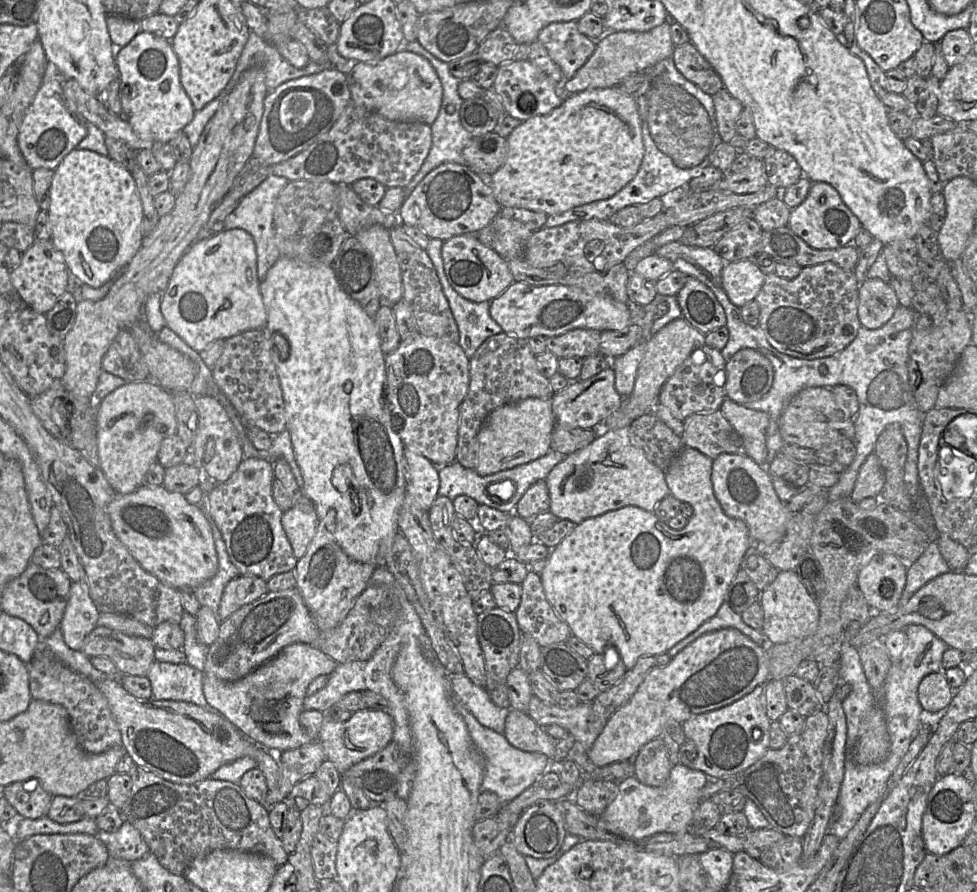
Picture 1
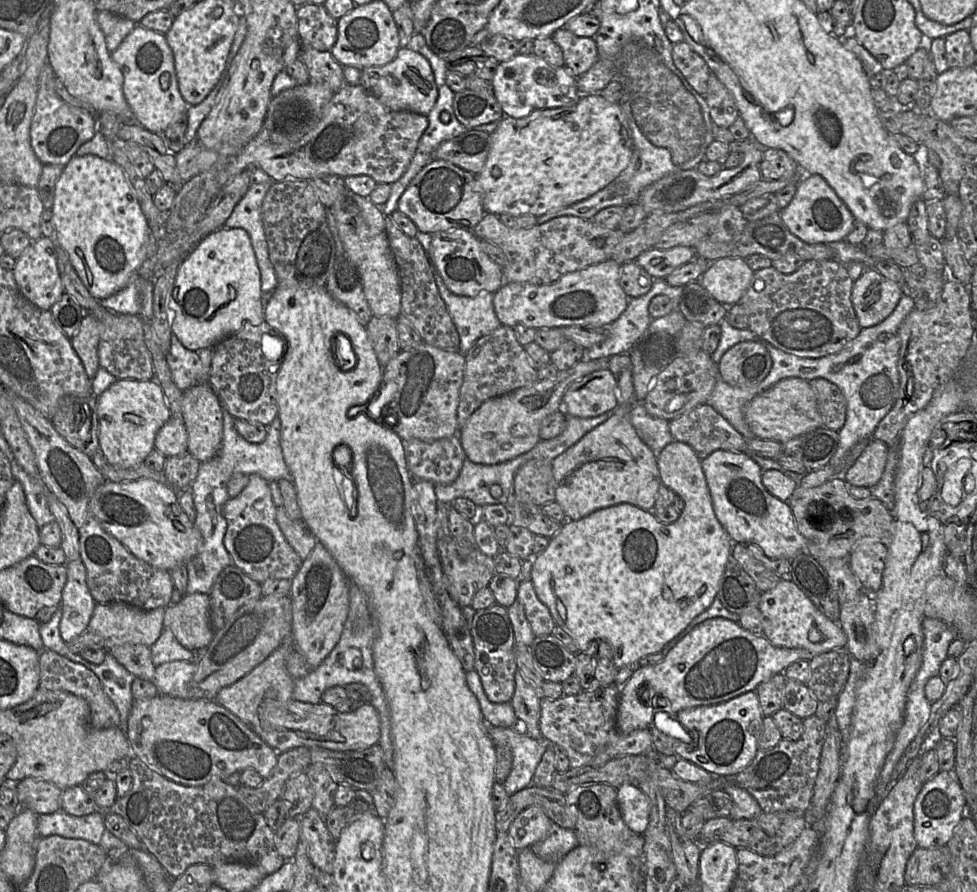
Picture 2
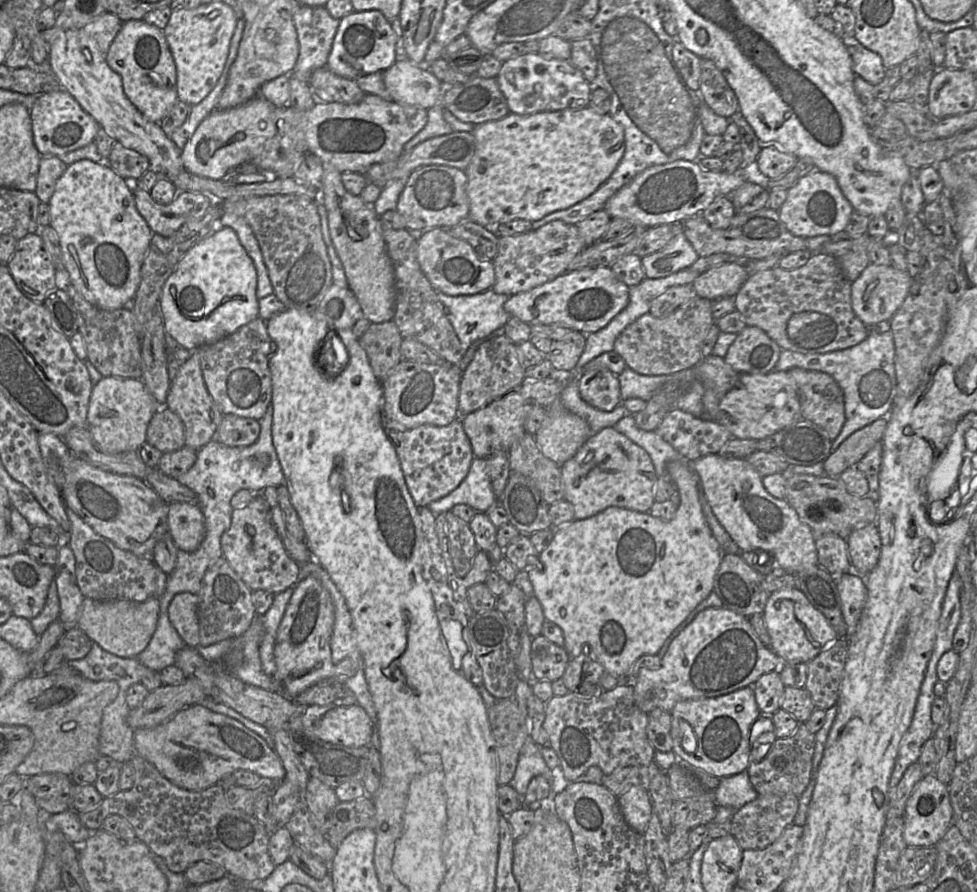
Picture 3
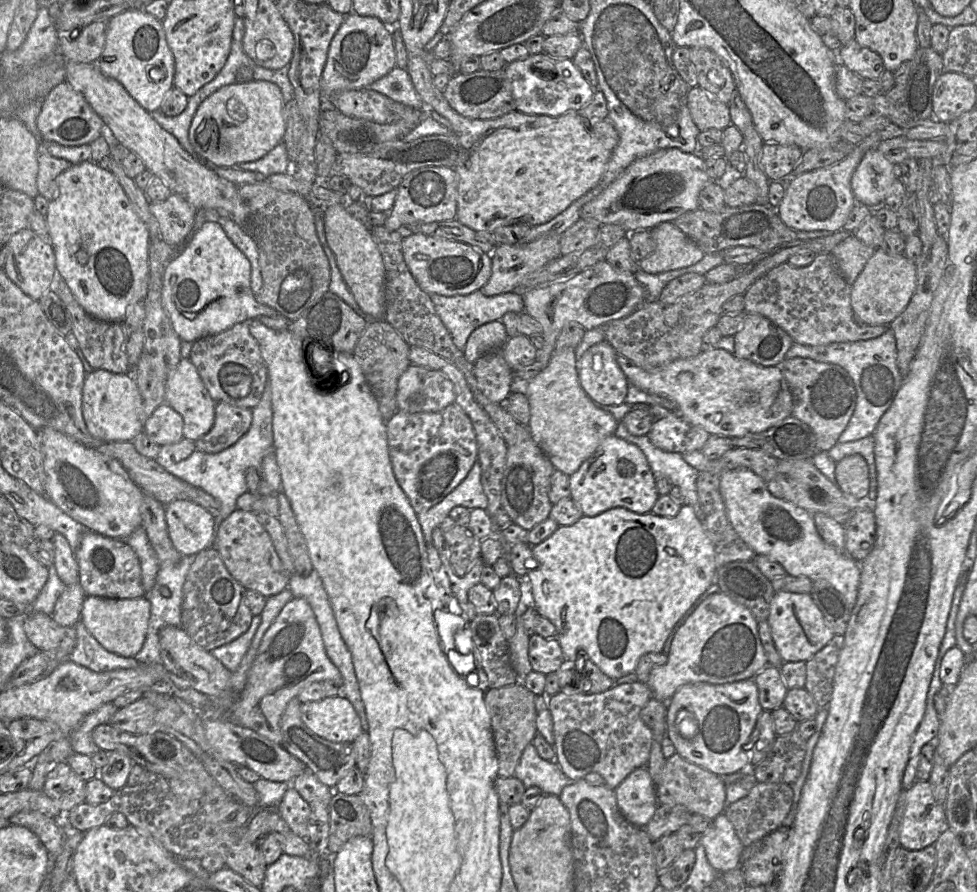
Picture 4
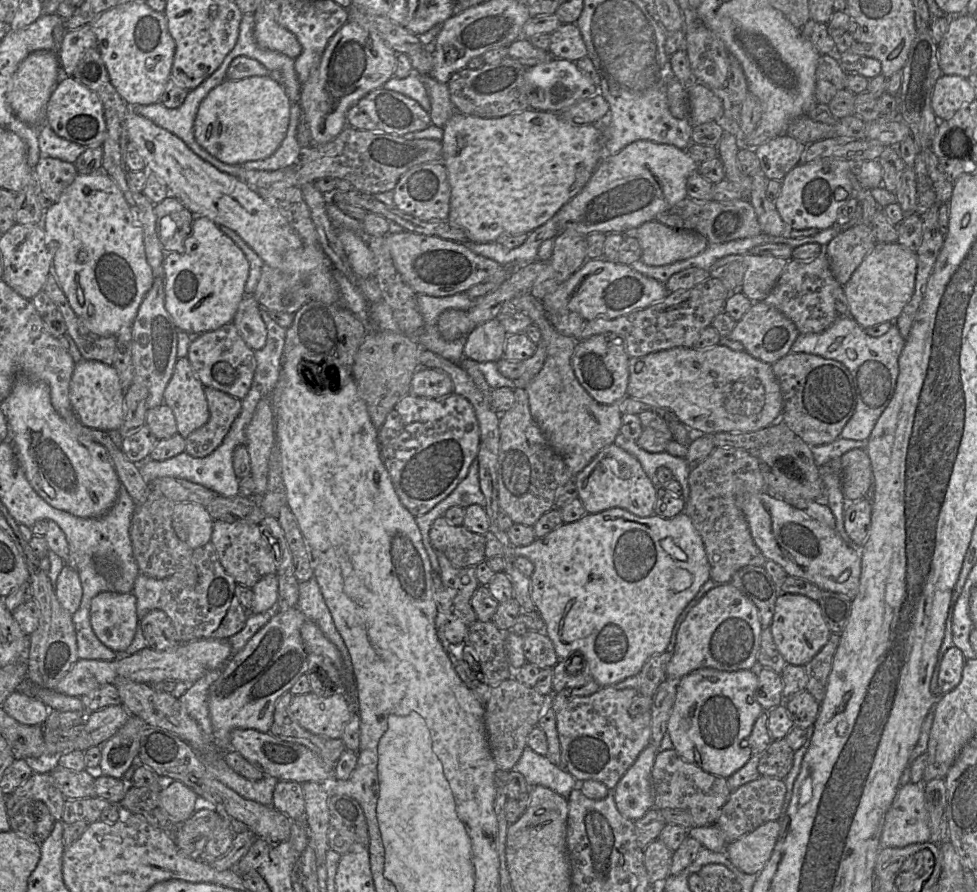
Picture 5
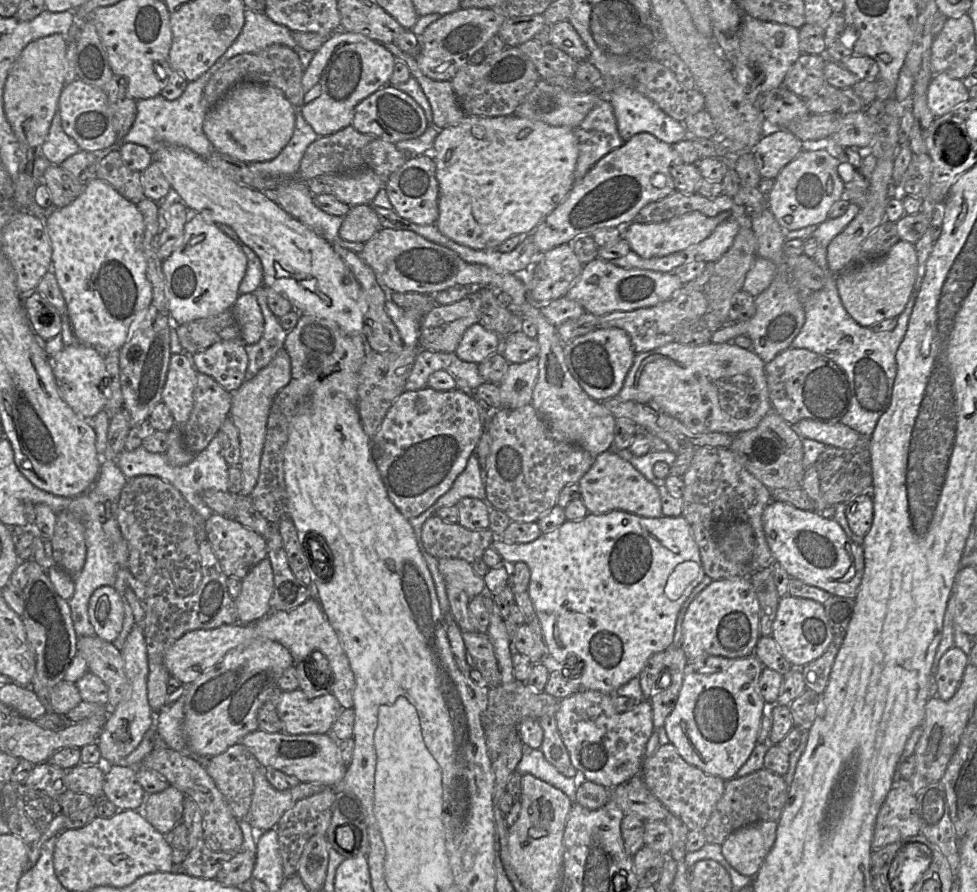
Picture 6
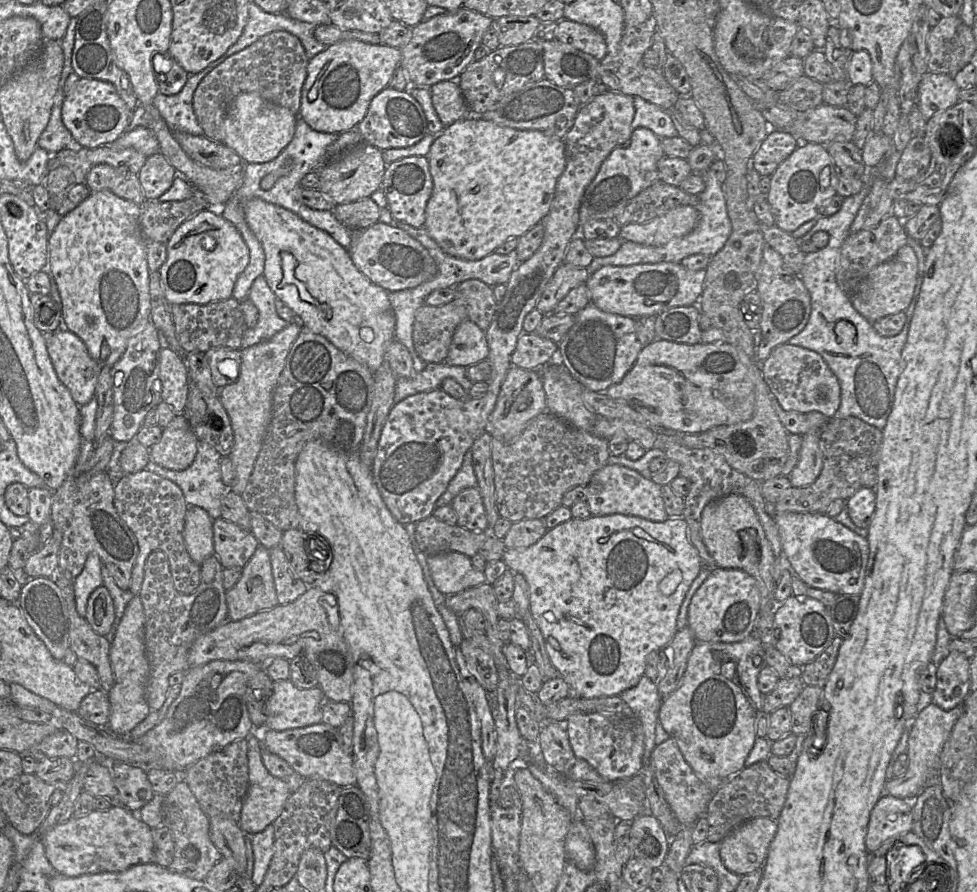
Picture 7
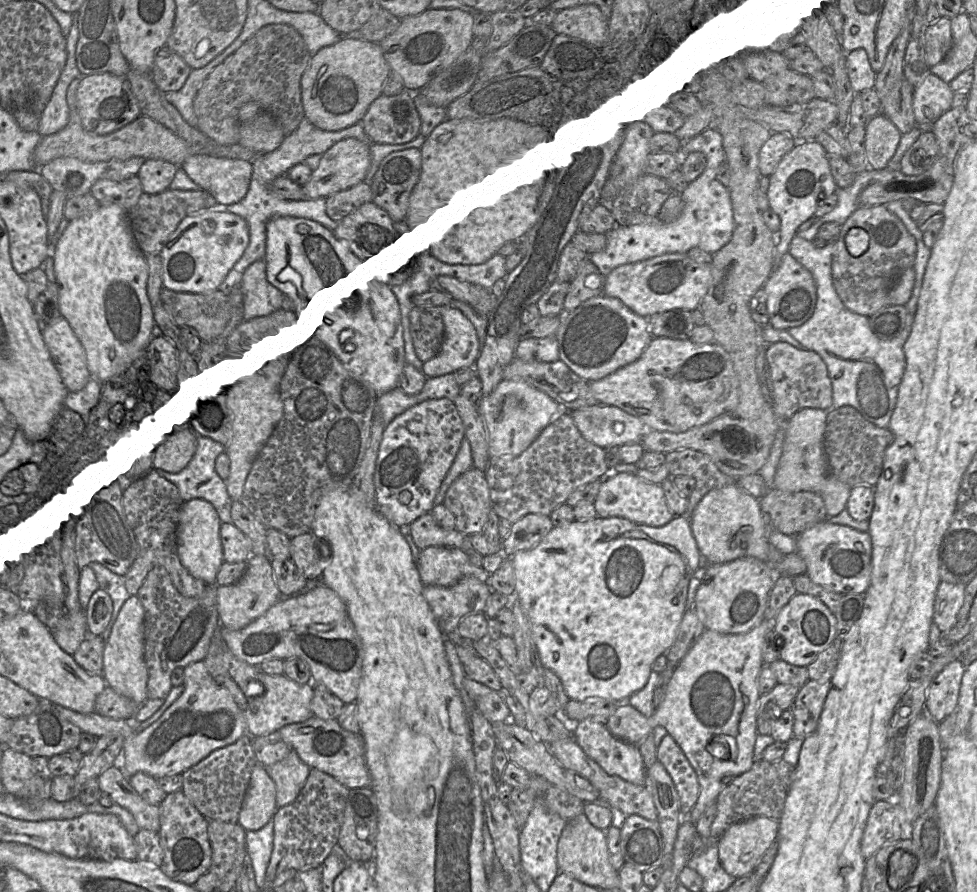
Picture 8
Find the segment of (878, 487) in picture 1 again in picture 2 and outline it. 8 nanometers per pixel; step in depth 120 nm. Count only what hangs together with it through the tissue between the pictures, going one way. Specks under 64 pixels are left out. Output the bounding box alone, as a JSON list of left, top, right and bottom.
[846,439,888,488]

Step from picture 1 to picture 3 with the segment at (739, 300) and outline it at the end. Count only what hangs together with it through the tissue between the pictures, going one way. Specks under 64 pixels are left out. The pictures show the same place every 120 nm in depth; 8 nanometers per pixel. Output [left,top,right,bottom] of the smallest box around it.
[692,262,748,301]

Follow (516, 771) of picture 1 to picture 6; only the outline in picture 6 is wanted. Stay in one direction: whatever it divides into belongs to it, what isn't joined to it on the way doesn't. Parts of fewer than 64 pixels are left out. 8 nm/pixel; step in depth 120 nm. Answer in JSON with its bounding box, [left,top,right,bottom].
[517,747,579,802]

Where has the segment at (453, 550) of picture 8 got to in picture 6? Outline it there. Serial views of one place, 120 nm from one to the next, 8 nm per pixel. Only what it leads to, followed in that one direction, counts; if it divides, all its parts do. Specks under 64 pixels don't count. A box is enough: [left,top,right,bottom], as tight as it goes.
[438,559,486,599]

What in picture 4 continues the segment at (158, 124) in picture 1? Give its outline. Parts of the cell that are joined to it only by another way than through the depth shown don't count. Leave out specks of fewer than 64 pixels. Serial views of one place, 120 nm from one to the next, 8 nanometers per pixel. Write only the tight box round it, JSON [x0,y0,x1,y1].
[97,9,175,110]

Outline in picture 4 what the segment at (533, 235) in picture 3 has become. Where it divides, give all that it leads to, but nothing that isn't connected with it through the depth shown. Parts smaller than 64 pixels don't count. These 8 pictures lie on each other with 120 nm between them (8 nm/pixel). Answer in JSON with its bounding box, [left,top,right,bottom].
[480,235,560,296]

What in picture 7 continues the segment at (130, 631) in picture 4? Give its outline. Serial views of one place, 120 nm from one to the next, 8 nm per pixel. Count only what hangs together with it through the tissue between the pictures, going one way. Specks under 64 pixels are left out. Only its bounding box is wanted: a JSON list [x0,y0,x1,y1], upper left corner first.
[86,586,115,636]

